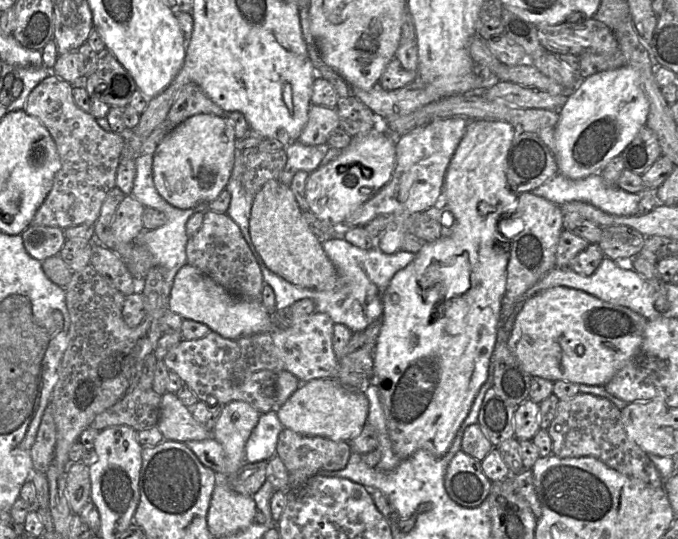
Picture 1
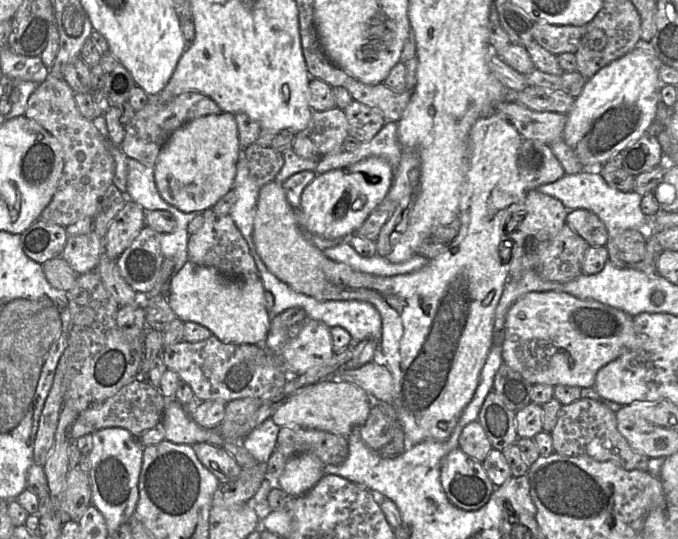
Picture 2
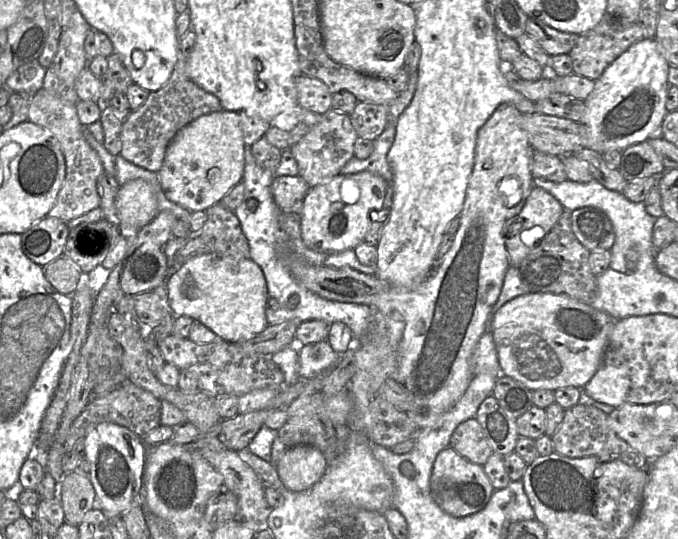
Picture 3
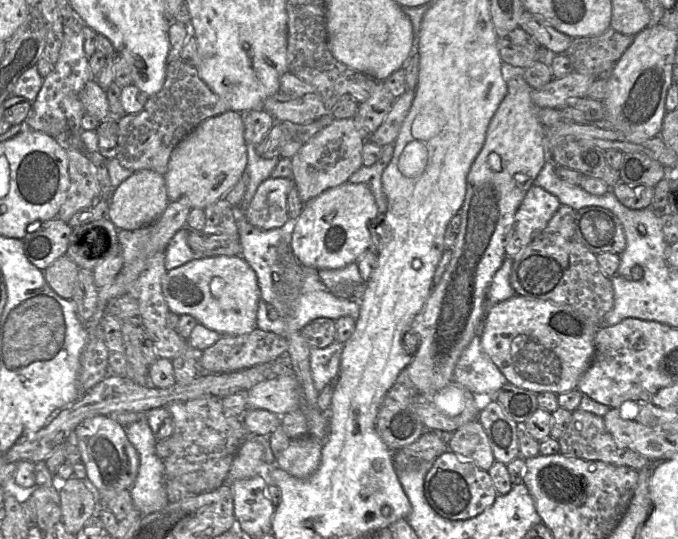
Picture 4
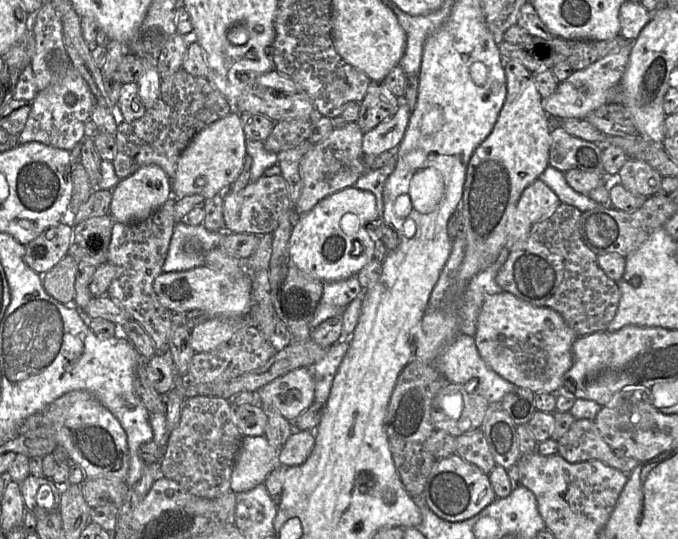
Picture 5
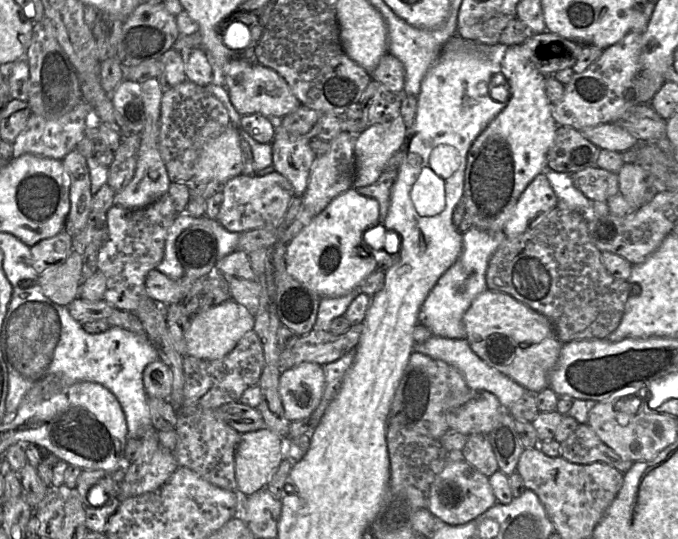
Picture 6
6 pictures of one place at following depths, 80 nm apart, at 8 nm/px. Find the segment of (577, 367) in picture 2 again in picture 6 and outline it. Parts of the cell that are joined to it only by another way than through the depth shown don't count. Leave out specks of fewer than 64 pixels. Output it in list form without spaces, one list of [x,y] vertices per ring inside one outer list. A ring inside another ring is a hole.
[[[485,290],[473,300],[463,323],[471,349],[489,366],[530,392],[539,393],[549,388],[549,375],[557,364],[563,343],[547,317],[509,294]]]

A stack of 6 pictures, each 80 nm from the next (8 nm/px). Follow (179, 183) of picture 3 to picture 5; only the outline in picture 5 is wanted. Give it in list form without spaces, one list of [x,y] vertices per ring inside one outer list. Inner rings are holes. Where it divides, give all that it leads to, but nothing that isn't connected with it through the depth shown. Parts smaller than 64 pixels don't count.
[[[232,111],[203,128],[179,157],[175,177],[171,180],[172,196],[181,199],[187,195],[198,194],[209,199],[226,191],[241,172],[247,154],[245,141],[237,111]]]

